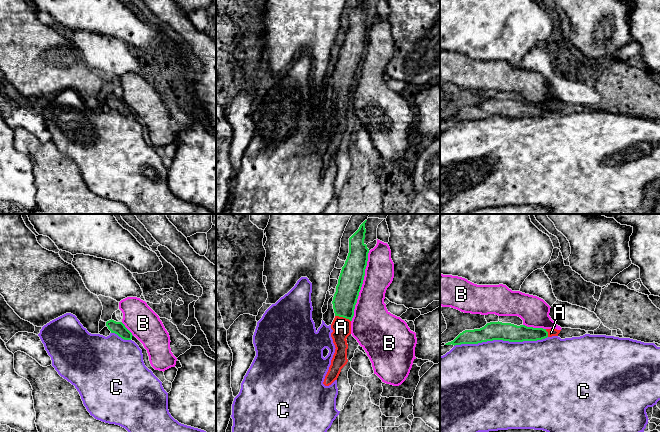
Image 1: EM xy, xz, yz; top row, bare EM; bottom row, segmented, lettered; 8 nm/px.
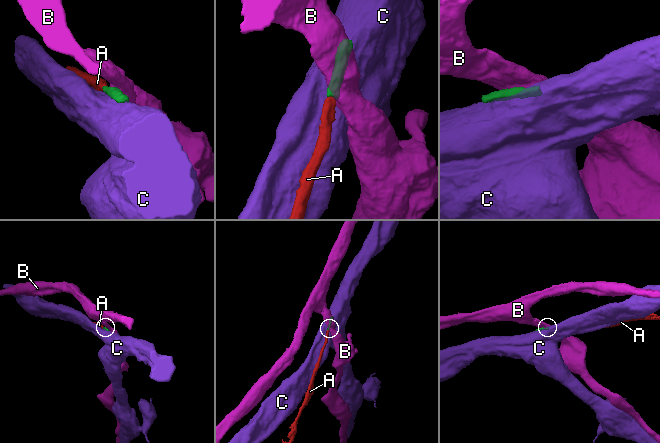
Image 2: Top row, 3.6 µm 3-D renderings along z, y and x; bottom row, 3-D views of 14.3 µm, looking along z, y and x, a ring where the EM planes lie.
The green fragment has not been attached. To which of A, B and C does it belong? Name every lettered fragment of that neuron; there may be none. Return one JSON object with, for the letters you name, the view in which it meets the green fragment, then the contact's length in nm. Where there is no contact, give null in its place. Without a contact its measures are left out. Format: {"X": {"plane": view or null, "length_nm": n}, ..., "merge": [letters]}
{"A": {"plane": "xz", "length_nm": 140}, "merge": ["A"]}

